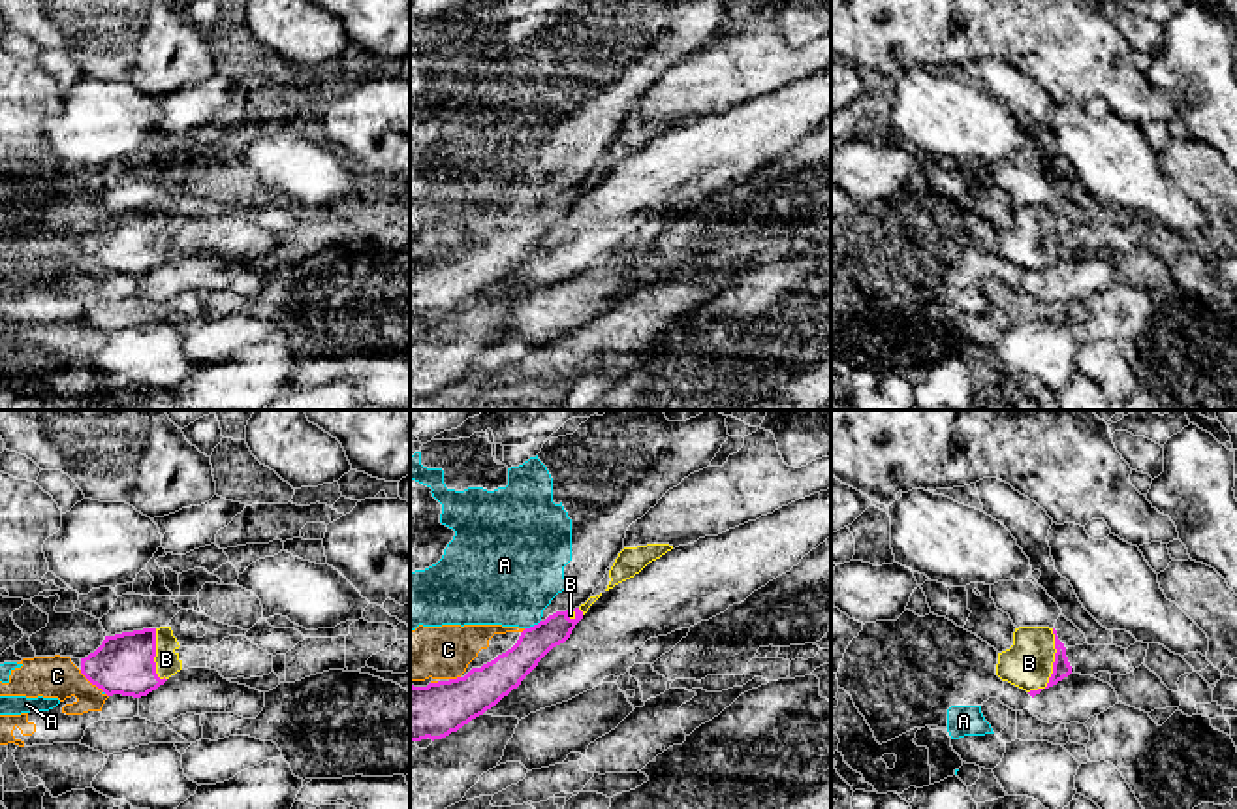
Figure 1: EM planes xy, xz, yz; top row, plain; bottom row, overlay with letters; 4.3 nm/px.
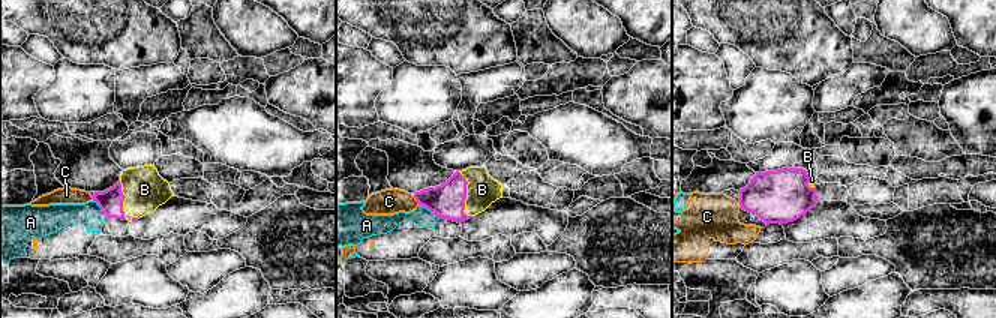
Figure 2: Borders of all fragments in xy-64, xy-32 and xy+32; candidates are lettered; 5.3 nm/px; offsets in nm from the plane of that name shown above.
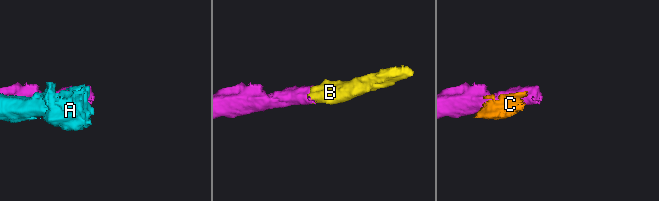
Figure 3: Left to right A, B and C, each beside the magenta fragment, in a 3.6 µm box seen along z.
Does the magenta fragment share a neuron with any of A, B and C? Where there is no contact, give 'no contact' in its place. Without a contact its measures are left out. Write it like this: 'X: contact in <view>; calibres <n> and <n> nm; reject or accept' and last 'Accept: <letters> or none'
A: contact in xz; calibres 150 and 440 nm; reject
B: contact in yz; calibres 80 and 200 nm; accept
C: contact in xy; calibres 260 and 180 nm; reject
Accept: B

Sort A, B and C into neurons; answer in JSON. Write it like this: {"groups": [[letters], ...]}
{"groups": [["A", "C"], ["B"]]}

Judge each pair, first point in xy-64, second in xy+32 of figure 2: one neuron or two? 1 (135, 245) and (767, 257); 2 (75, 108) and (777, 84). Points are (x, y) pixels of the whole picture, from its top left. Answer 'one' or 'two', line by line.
1: one
2: one

